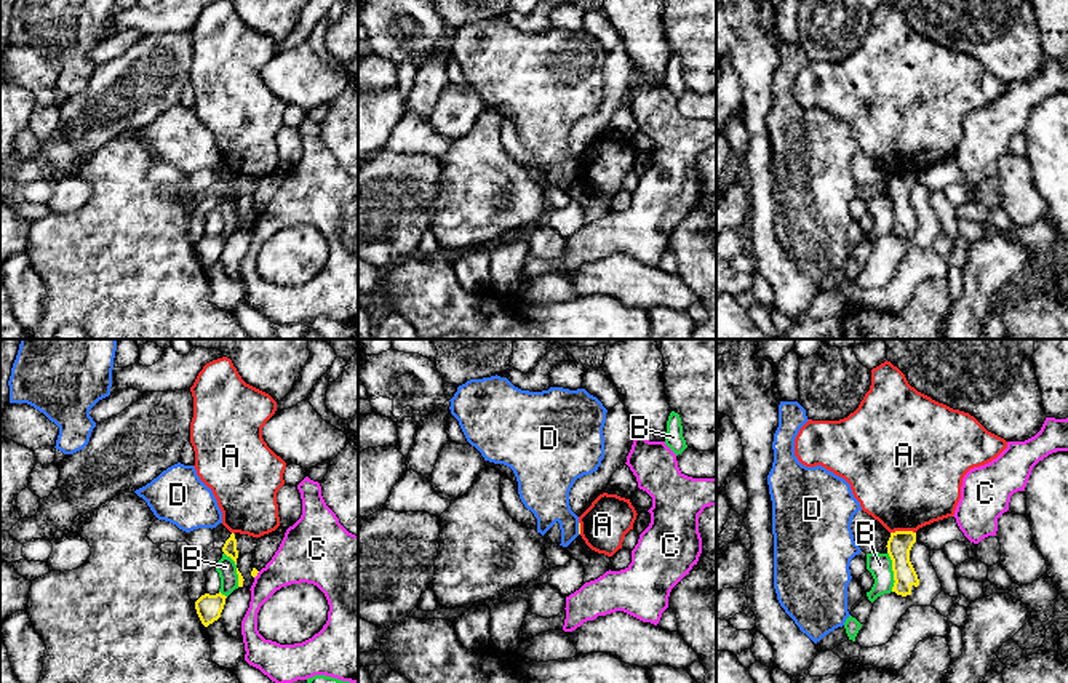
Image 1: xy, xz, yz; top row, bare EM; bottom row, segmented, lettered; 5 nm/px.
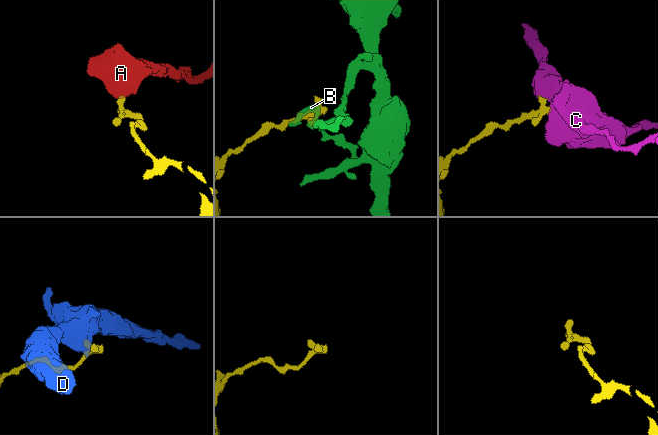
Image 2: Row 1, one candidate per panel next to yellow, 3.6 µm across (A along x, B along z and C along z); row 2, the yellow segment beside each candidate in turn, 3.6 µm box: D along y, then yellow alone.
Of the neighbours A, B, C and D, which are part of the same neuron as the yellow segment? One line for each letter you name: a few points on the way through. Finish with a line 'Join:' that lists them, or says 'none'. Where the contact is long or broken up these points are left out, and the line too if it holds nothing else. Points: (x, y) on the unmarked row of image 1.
Join: none

